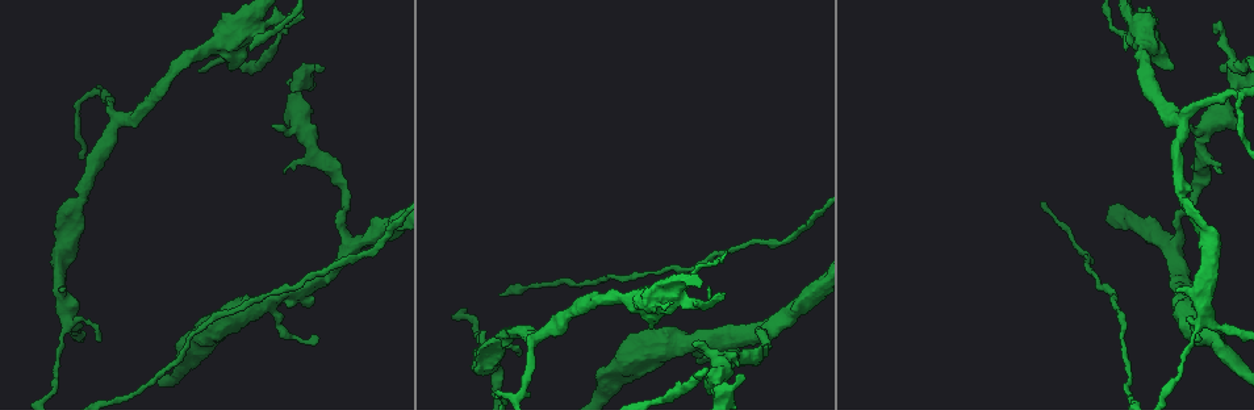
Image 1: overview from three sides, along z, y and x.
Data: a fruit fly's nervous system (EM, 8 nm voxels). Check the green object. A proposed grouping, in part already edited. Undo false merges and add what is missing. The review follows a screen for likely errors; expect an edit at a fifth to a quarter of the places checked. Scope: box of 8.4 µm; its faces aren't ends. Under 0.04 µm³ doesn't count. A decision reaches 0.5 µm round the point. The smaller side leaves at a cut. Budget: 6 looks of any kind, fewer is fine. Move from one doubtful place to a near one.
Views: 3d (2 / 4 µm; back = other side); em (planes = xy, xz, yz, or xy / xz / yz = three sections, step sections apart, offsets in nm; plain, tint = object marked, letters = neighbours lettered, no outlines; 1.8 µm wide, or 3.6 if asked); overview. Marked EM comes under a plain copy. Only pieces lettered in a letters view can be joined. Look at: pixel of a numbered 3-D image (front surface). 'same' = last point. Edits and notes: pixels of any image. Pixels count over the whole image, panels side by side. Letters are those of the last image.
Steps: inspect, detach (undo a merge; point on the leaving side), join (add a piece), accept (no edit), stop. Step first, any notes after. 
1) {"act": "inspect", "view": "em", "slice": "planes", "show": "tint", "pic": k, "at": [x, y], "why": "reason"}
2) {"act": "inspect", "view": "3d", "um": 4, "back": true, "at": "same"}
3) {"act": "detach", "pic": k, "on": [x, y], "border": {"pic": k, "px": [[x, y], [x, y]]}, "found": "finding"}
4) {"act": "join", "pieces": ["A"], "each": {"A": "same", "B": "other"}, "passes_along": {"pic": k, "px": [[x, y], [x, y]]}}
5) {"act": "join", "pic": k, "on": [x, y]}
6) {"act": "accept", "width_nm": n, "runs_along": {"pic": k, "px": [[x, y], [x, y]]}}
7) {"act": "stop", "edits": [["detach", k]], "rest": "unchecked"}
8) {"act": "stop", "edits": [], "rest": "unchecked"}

{"act": "inspect", "view": "3d", "um": 4, "pic": 1, "at": [1180, 121], "why": "branch point"}

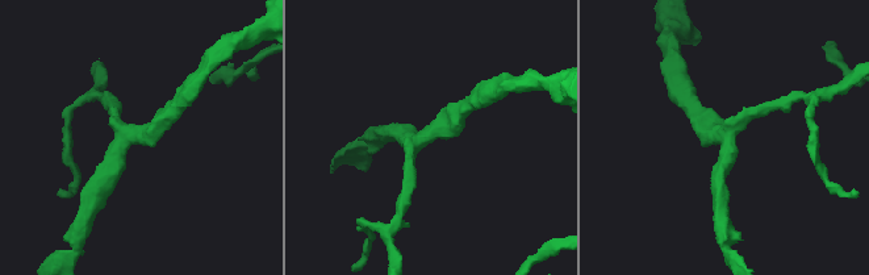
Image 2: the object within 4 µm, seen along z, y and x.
{"act": "inspect", "view": "em", "slice": "planes", "show": "tint", "pic": 2, "at": [129, 139], "arms": 3, "arm_widths_nm": [170, 240, 260], "why": "now the EM"}

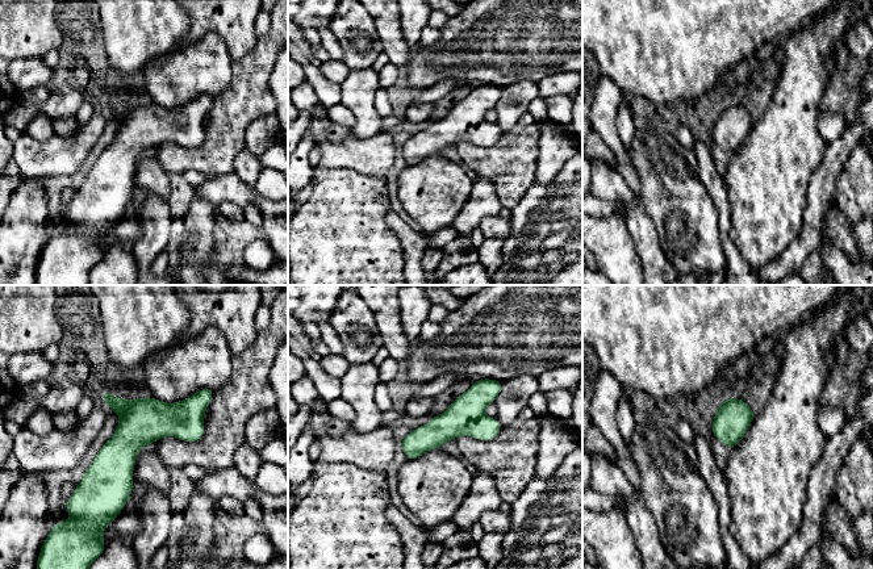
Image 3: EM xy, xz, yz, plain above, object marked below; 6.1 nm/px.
{"act": "inspect", "view": "em", "slice": "planes", "show": "letters", "at": "same"}

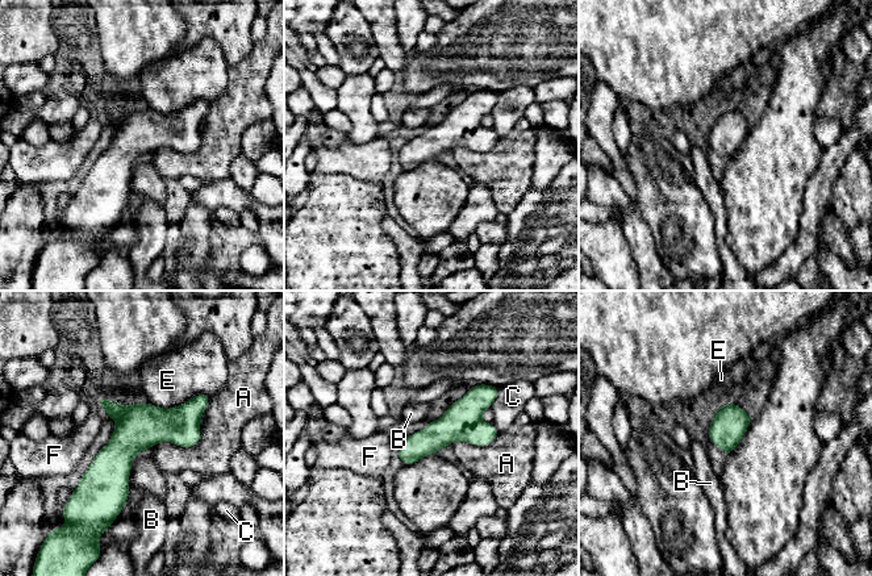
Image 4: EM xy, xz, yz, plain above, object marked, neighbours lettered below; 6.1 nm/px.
{"act": "accept", "each": {"A": "other", "B": "other", "C": "other", "E": "other", "F": "other"}, "border": {"pic": 4, "px": [[211, 395], [193, 446], [151, 447]]}, "found": "one neuron here"}

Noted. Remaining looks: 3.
{"act": "inspect", "view": "3d", "um": 4, "pic": 1, "at": [1221, 66], "why": "free end"}

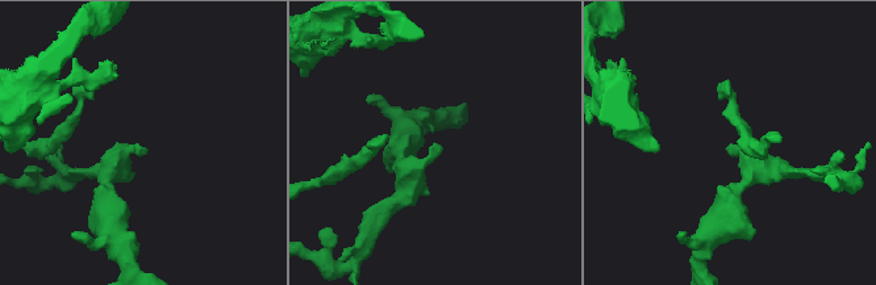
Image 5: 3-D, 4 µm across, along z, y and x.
{"act": "inspect", "view": "em", "slice": "yz", "step": 16, "show": "tint", "pic": 5, "at": [433, 143], "why": "need the tissue"}

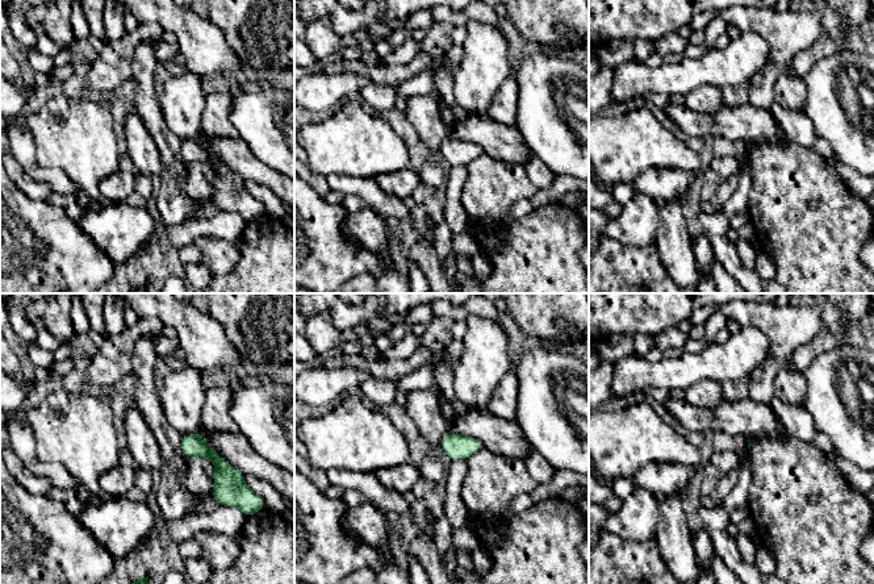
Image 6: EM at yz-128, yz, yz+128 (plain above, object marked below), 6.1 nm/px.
{"act": "inspect", "view": "em", "slice": "yz", "step": 16, "show": "letters", "at": "same", "why": "what lies round it"}

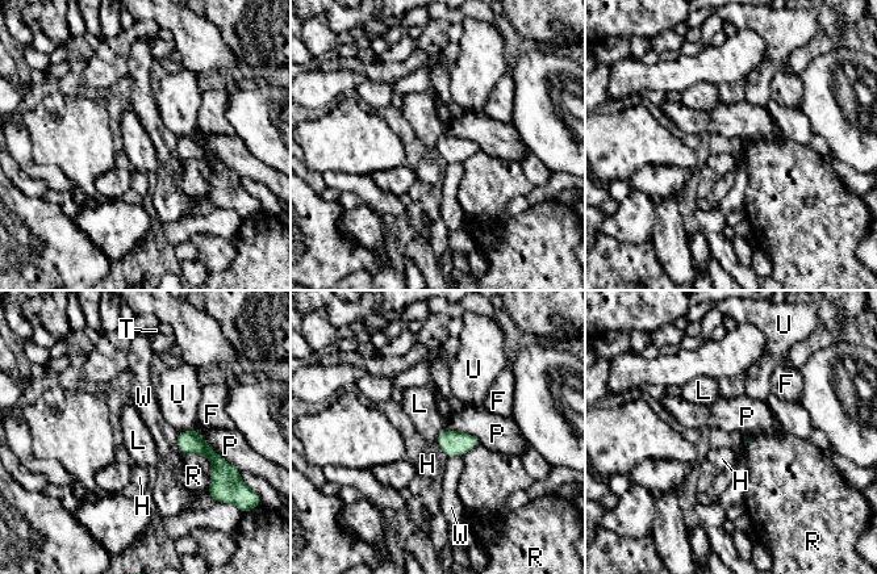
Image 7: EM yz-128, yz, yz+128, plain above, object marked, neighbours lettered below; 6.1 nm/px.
{"act": "accept", "longest_contact_nm": ["P", 300], "each": {"F": "other", "H": "other", "L": "other", "P": "other", "R": "other", "T": "other", "U": "other", "W": "other"}, "border": {"pic": 7, "px": [[443, 428], [438, 435], [437, 444]]}, "found": "no lettered piece goes on from it"}

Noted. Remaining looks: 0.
{"act": "stop", "edits": [], "rest": "unchecked"}

